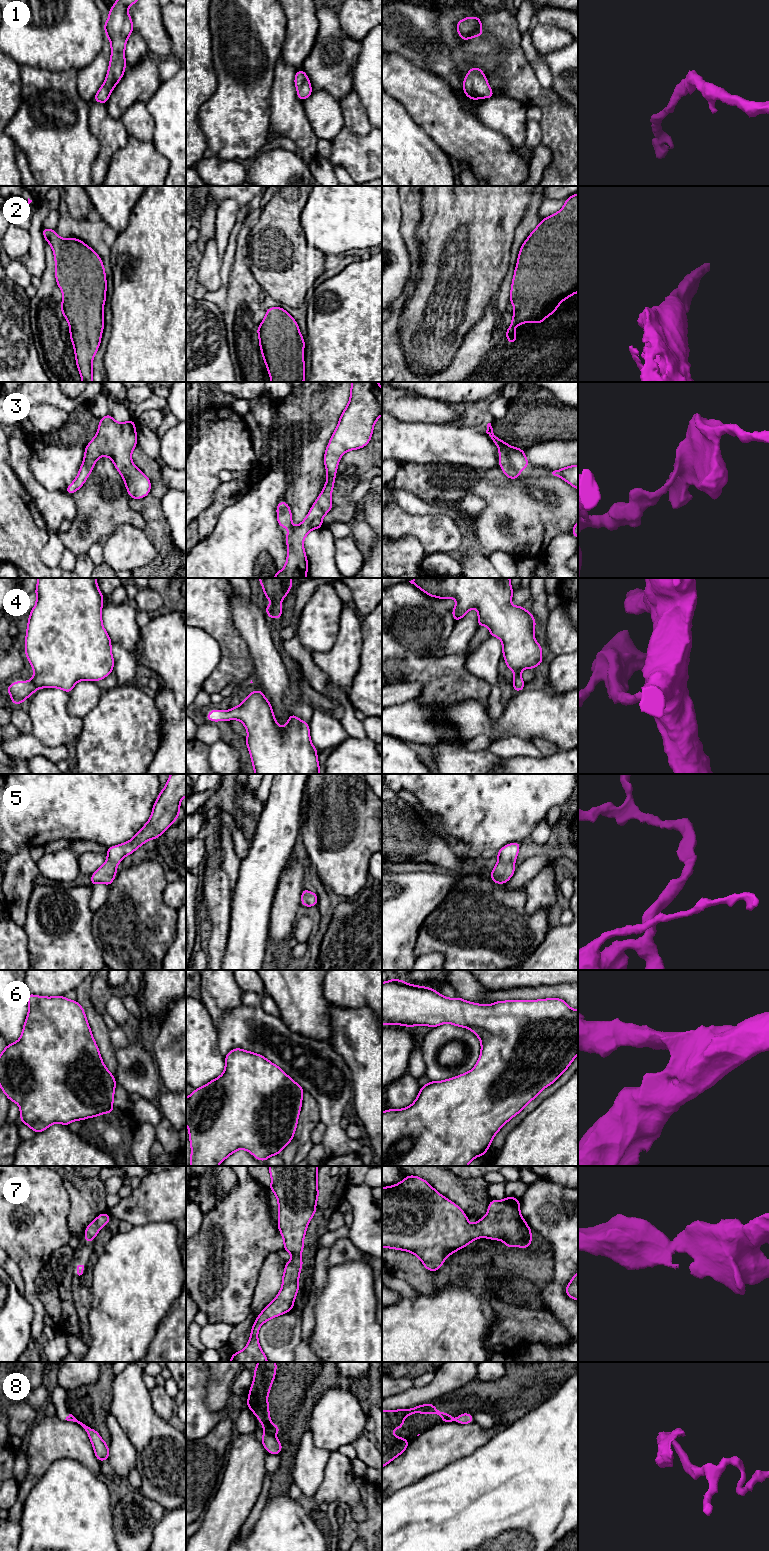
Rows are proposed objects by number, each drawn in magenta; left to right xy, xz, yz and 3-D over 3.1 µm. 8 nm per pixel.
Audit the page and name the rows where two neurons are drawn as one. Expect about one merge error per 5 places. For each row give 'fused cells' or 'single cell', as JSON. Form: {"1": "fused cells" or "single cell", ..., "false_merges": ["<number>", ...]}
{"1": "single cell", "2": "single cell", "3": "single cell", "4": "single cell", "5": "single cell", "6": "single cell", "7": "single cell", "8": "fused cells", "false_merges": ["8"]}

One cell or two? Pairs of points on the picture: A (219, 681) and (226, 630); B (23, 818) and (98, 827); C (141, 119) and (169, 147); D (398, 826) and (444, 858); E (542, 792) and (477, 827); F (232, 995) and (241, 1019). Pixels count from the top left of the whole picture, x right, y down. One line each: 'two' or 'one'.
A: one
B: one
C: two
D: one
E: one
F: two

